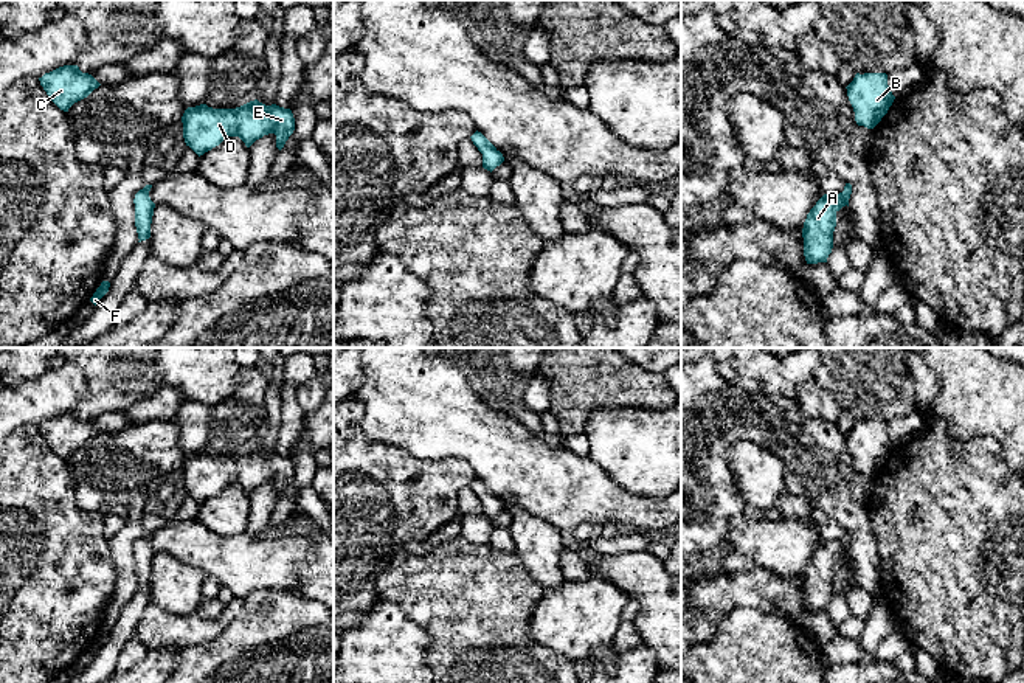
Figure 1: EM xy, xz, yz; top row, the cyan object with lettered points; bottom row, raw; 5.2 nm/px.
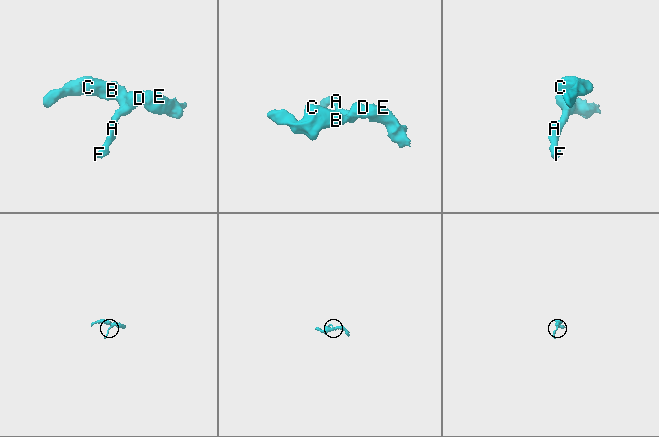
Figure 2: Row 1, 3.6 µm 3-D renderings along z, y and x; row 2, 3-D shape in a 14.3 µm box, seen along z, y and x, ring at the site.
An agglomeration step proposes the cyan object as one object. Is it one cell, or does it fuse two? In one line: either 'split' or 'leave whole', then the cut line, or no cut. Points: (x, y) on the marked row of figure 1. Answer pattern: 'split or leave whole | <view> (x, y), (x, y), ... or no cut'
leave whole | no cut

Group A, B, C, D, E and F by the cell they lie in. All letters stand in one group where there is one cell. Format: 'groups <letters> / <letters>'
groups A B C D E F

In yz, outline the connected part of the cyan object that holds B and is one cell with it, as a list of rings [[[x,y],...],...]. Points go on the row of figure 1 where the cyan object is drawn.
[[[856,73],[846,88],[856,124],[867,129],[874,129],[881,121],[895,99],[886,73]]]

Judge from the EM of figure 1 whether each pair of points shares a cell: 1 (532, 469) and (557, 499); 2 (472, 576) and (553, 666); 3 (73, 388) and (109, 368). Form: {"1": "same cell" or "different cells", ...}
{"1": "same cell", "2": "same cell", "3": "different cells"}

